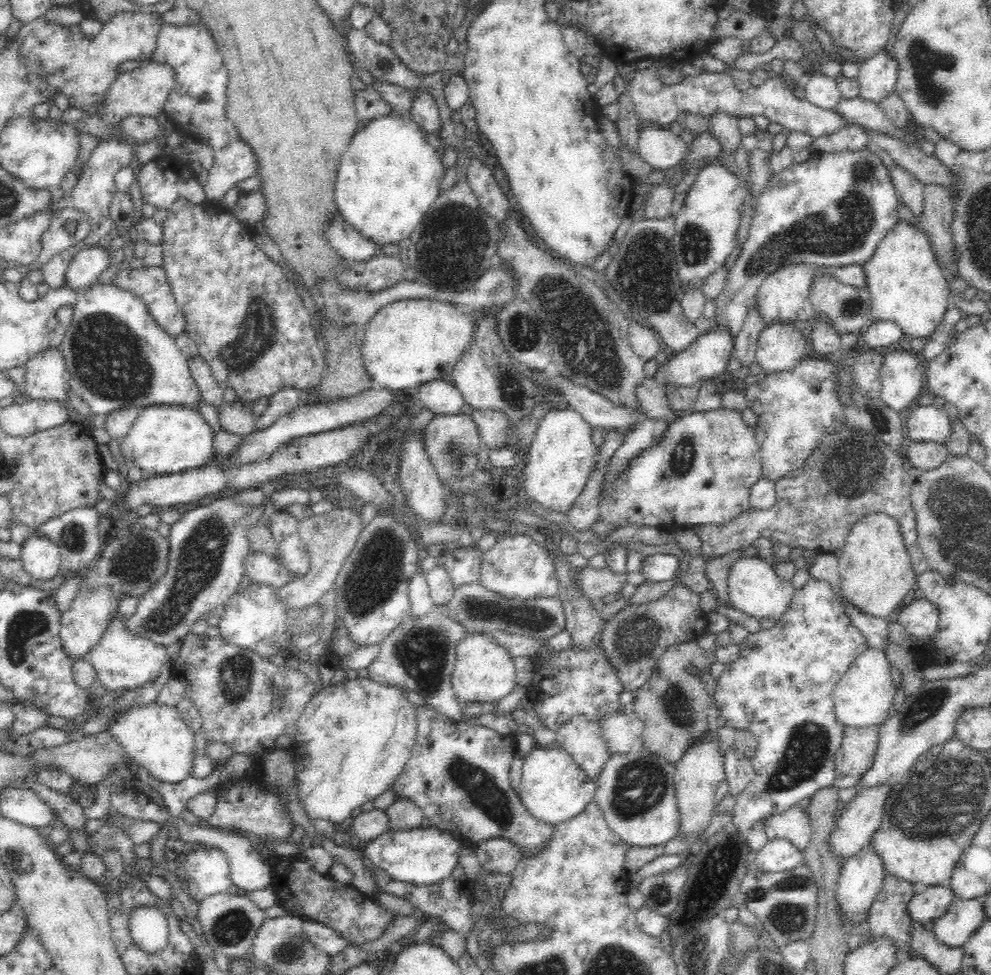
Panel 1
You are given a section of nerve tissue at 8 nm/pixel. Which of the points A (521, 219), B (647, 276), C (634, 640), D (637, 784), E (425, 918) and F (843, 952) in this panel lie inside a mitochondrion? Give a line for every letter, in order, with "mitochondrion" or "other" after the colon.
A: other
B: mitochondrion
C: mitochondrion
D: mitochondrion
E: other
F: other

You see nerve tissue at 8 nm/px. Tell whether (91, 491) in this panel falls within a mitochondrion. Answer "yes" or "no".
no

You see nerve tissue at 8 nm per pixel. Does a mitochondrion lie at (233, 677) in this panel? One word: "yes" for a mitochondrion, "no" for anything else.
yes

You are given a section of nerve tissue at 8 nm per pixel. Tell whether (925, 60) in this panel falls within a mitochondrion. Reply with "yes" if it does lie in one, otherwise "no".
yes

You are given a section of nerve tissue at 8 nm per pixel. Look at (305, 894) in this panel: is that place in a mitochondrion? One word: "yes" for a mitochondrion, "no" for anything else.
no

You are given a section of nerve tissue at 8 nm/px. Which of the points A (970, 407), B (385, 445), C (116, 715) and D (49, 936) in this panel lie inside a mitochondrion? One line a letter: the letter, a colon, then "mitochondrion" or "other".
A: other
B: other
C: other
D: other

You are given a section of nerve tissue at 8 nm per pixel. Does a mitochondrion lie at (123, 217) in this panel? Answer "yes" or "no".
no

